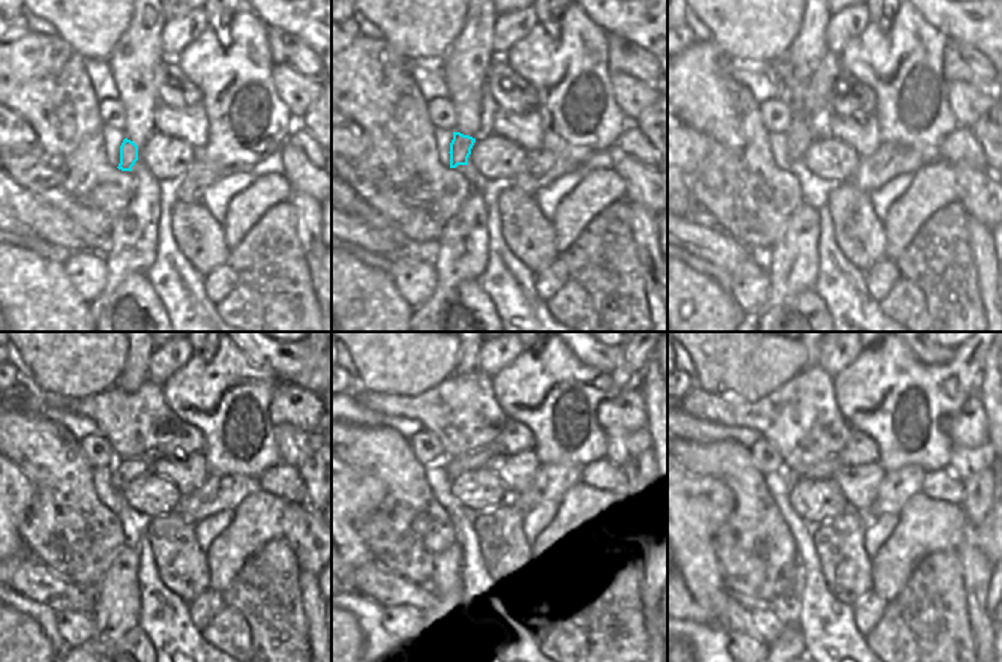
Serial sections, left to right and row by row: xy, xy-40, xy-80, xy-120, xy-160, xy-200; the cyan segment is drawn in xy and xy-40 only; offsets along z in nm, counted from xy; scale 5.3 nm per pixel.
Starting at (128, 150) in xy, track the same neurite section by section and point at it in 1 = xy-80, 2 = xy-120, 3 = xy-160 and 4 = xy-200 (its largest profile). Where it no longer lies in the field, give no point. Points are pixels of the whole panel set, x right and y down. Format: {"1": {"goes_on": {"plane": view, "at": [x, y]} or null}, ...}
{"1": {"goes_on": {"plane": "xy-80", "at": [803, 131]}}, "2": {"goes_on": {"plane": "xy-120", "at": [126, 469]}}, "3": {"goes_on": {"plane": "xy-160", "at": [456, 466]}}, "4": {"goes_on": {"plane": "xy-200", "at": [828, 467]}}}

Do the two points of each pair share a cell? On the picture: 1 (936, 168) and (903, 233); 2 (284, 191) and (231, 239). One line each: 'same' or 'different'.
1: same
2: same

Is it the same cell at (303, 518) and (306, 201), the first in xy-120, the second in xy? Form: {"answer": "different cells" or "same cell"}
{"answer": "different cells"}

